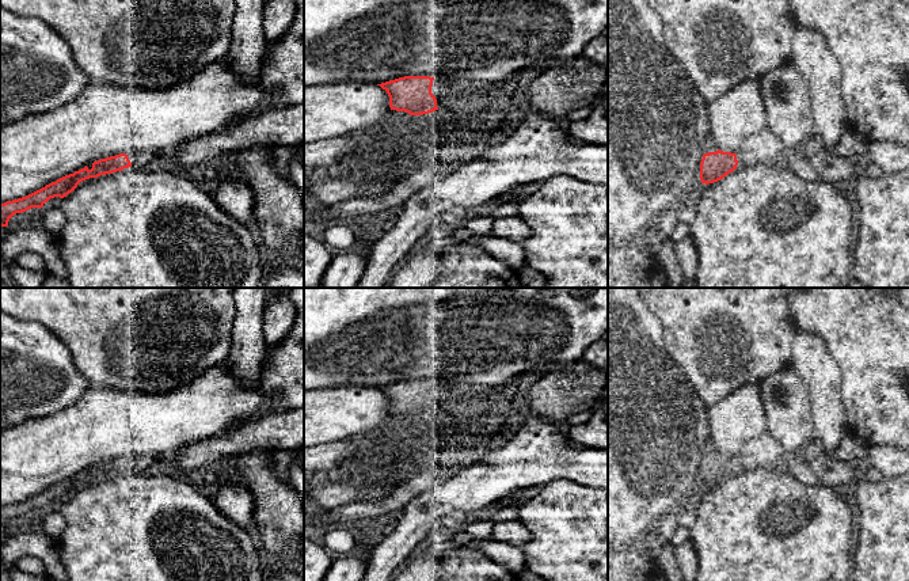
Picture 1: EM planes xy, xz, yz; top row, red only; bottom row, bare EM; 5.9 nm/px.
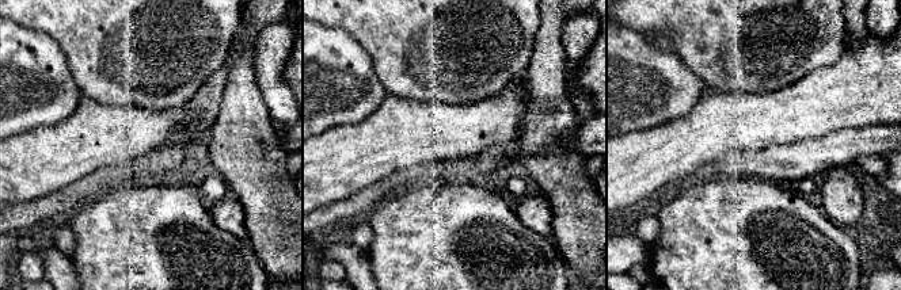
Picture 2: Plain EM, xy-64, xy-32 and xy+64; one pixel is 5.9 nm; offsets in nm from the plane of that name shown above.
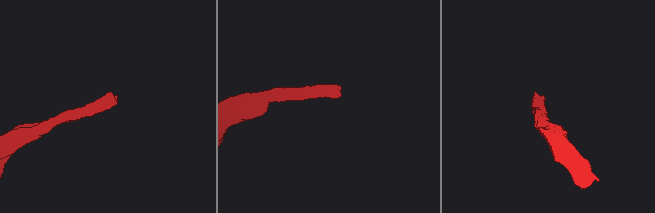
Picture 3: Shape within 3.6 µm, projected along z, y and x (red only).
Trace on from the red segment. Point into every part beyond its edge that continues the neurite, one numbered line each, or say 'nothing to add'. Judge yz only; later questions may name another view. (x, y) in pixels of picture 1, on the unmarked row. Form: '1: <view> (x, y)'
1: yz (708, 450)

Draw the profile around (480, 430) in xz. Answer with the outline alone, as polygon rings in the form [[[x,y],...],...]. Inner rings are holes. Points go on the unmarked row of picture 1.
[[[501,407],[495,411],[483,413],[472,419],[459,419],[444,414],[429,417],[425,422],[429,430],[441,428],[452,438],[456,447],[494,447],[495,438],[507,429],[510,414]]]

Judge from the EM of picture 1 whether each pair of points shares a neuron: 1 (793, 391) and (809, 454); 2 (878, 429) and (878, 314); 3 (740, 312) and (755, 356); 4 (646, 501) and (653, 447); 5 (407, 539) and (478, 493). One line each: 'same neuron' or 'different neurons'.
1: different neurons
2: same neuron
3: same neuron
4: same neuron
5: same neuron

